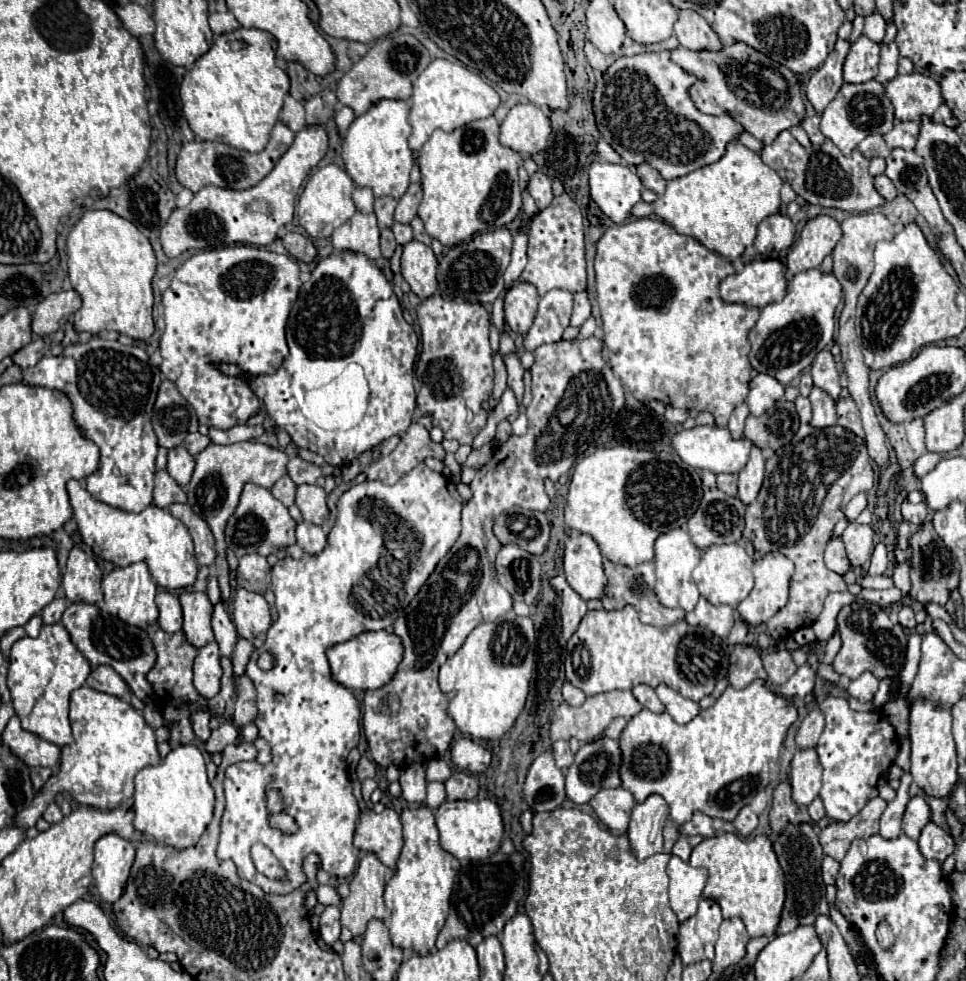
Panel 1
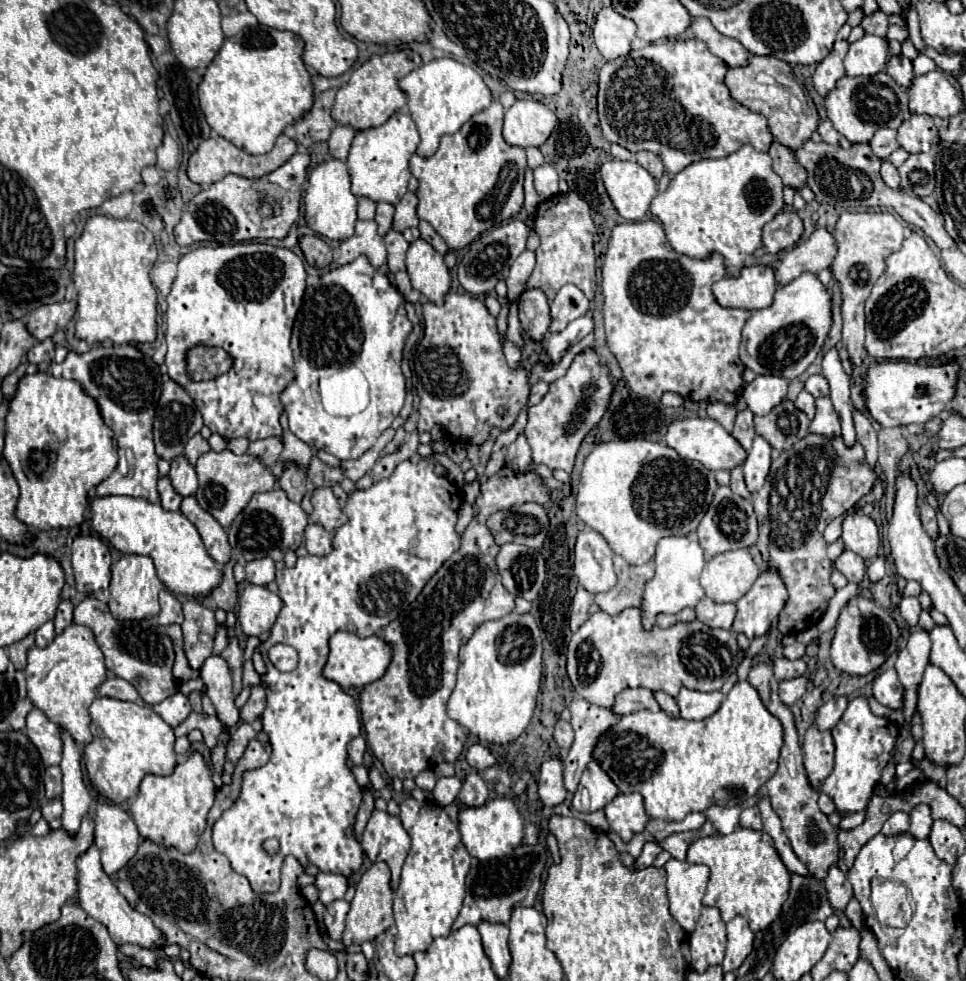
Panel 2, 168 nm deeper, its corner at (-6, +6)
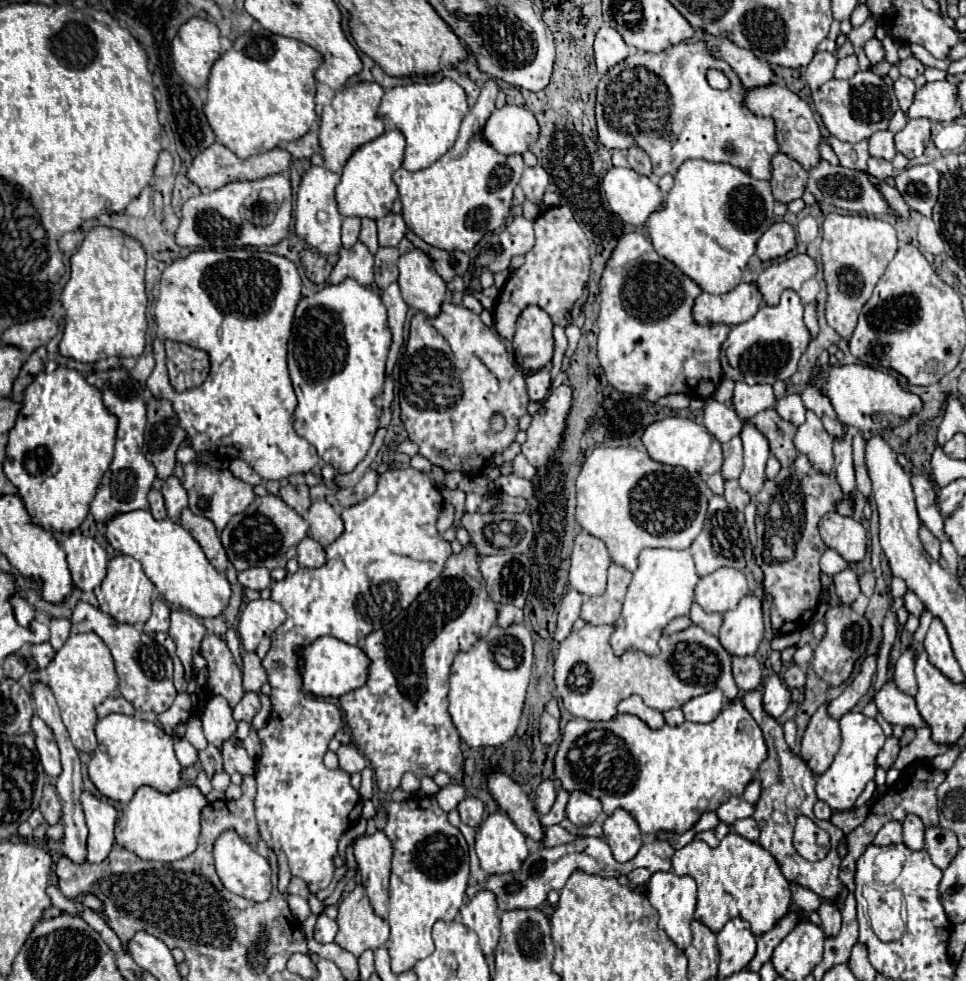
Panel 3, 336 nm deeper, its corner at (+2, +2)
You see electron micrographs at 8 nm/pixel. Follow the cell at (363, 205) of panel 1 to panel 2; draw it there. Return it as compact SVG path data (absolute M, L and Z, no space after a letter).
M362 197L358 201L358 219L374 219L376 215L376 203L368 197Z

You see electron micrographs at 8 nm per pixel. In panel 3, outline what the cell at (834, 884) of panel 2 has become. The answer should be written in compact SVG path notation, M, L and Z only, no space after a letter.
M828 901L828 903L822 903L820 909L818 909L818 915L822 919L822 929L826 933L826 937L834 937L840 933L840 925L842 925L842 917L840 917L840 911L838 907Z

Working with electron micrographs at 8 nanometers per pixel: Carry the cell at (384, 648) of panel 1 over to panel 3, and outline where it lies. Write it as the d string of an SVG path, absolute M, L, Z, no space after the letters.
M318 637L314 643L298 651L304 661L302 687L318 697L342 697L352 689L358 689L368 679L368 657L360 647L348 645L336 637Z

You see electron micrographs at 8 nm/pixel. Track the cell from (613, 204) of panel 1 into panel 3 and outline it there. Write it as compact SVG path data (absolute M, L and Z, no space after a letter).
M614 167L604 177L604 191L610 209L634 227L640 227L648 217L666 207L664 193L646 175L638 175L630 167Z

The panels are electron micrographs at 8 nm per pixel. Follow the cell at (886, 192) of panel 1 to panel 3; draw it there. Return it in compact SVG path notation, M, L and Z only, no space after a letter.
M870 157L870 159L868 159L868 173L874 175L878 181L886 181L886 179L892 177L896 171L894 171L894 167L892 167L890 161Z

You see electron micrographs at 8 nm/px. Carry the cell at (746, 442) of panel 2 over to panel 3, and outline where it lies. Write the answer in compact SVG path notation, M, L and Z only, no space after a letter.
M734 437L732 441L724 443L722 445L722 451L724 451L724 463L722 463L722 477L726 481L730 479L738 479L740 473L742 473L742 441L740 437Z

